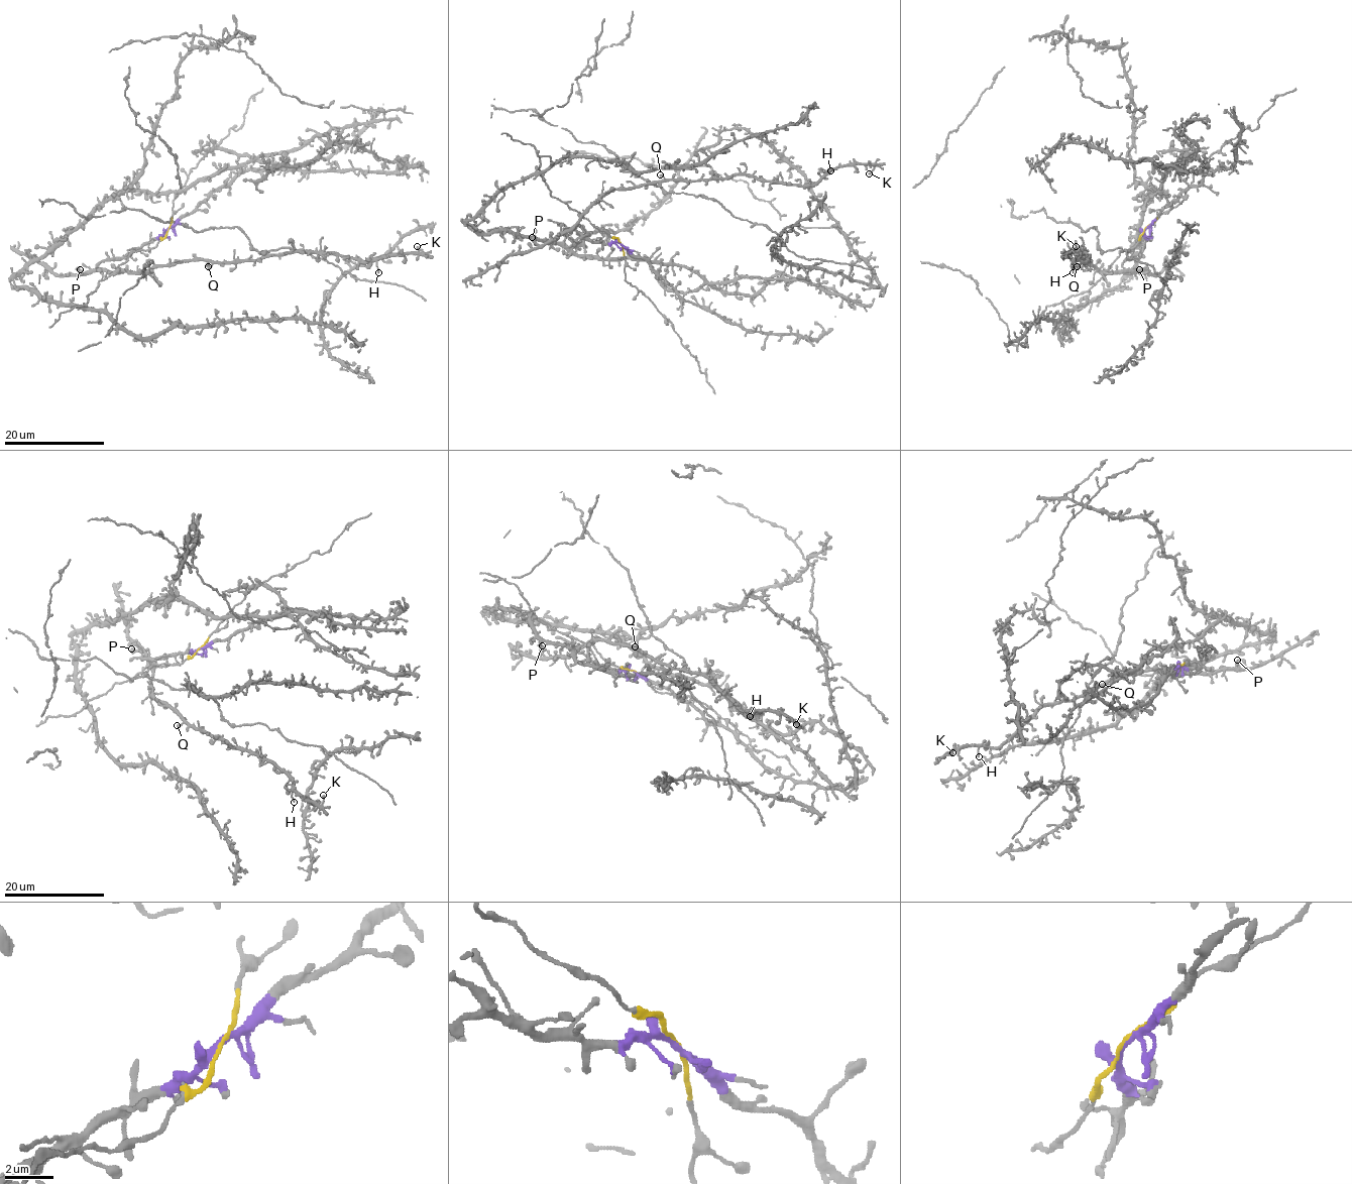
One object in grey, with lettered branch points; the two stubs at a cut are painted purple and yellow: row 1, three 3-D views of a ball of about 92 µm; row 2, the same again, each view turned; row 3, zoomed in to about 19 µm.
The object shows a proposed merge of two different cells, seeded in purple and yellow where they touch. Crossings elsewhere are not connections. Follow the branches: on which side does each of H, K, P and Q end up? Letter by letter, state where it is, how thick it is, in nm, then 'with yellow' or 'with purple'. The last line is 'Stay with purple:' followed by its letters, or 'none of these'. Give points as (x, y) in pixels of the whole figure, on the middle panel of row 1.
H: (830, 170) | 190 nm | with yellow
K: (869, 173) | 190 nm | with yellow
P: (532, 237) | 500 nm | with yellow
Q: (660, 174) | 300 nm | with yellow
Stay with purple: none of these

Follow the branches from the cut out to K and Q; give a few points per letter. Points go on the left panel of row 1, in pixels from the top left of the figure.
K: (168, 229), (155, 246), (132, 251), (126, 267), (146, 271), (305, 251), (370, 261), (416, 253), (417, 246)
Q: (168, 229), (155, 246), (132, 251), (126, 267), (146, 271), (189, 260), (209, 260), (212, 265), (208, 266)

